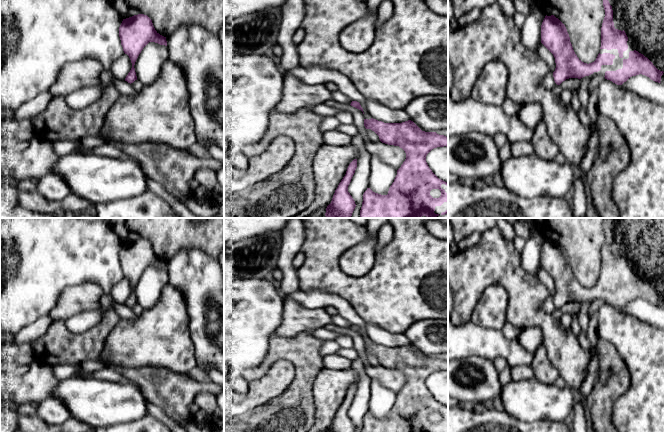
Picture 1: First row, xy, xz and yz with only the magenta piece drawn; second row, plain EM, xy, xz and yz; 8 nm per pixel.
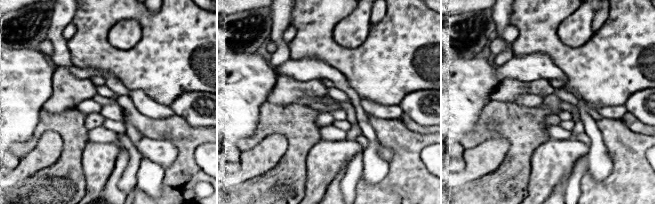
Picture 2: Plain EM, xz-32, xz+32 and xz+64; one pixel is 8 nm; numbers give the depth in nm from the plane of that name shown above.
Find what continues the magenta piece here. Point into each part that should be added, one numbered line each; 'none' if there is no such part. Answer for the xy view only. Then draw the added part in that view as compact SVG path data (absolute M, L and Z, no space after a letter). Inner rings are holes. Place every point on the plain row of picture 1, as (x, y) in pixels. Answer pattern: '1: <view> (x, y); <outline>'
none

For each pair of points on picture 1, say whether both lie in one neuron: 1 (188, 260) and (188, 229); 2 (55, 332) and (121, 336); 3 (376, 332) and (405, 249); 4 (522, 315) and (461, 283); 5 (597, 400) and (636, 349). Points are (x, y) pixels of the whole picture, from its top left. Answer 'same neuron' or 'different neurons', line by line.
1: different neurons
2: different neurons
3: different neurons
4: same neuron
5: different neurons

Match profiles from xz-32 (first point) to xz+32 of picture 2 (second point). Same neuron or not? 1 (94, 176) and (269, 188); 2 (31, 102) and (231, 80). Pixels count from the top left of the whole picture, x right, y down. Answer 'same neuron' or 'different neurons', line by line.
1: different neurons
2: same neuron

